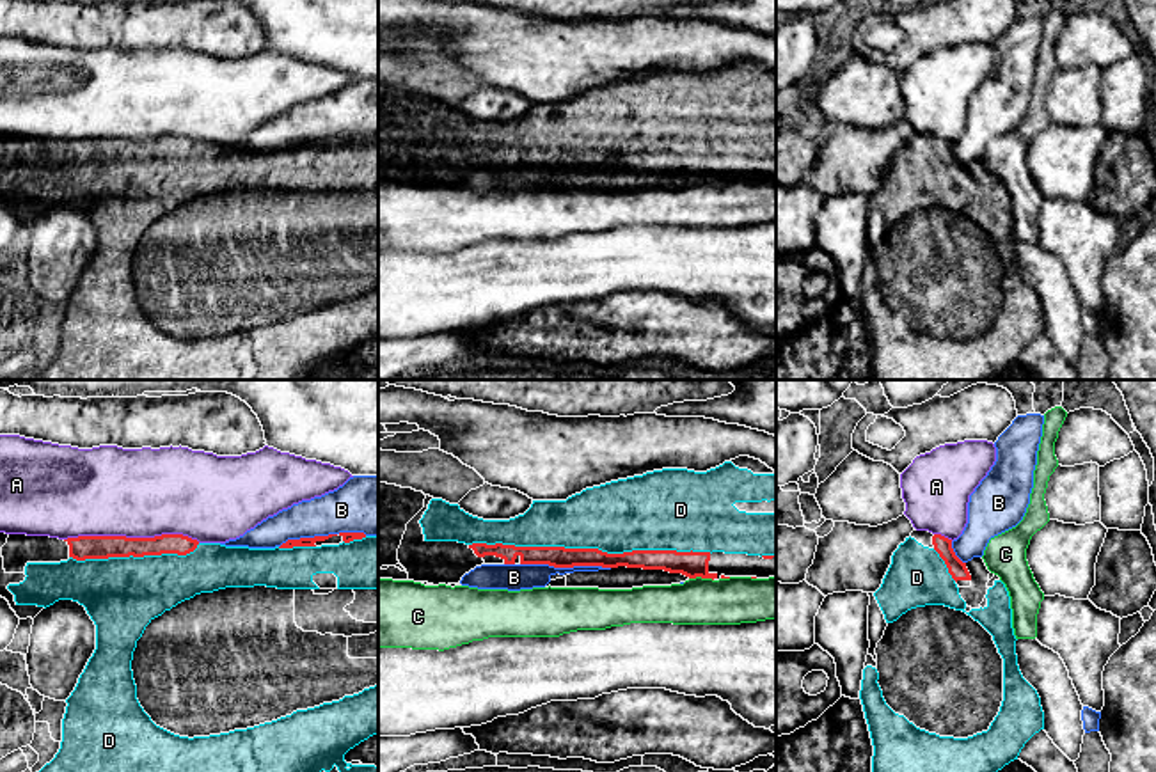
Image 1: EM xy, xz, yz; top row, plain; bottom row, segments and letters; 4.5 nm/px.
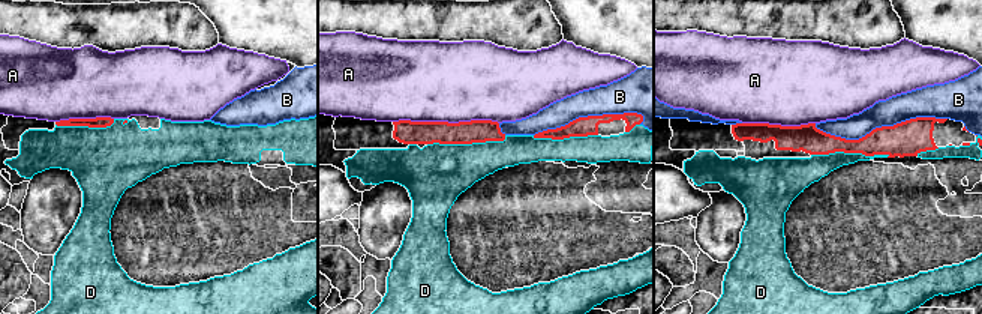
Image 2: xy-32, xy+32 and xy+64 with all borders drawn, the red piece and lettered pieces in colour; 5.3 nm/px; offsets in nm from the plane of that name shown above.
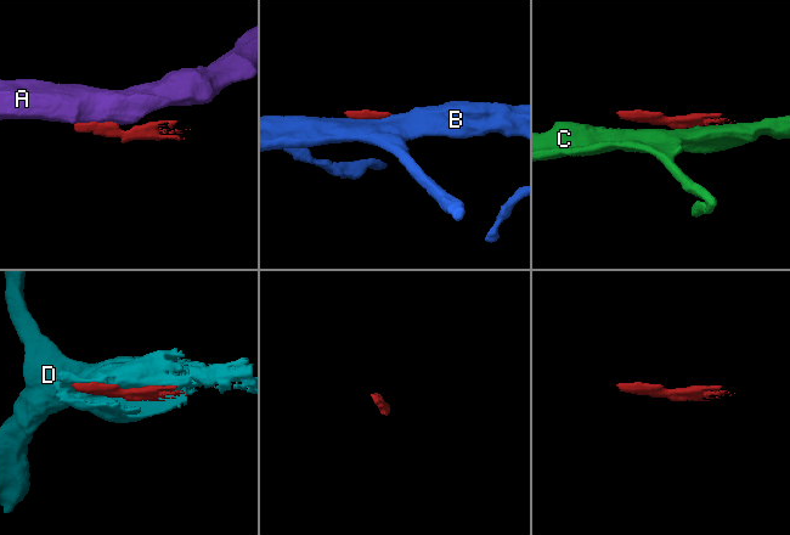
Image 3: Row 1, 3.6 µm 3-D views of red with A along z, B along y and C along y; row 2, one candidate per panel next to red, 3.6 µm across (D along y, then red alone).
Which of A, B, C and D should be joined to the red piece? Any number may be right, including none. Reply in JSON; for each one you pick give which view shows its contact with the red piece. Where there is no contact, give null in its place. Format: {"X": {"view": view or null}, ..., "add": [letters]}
{"D": {"view": "xz"}, "add": ["D"]}

